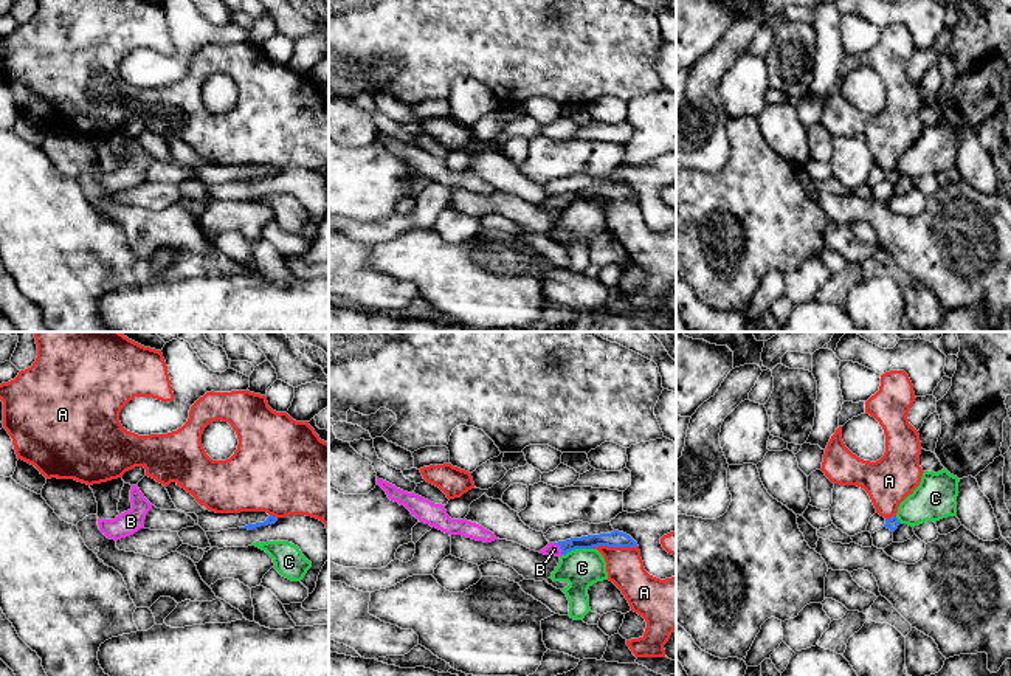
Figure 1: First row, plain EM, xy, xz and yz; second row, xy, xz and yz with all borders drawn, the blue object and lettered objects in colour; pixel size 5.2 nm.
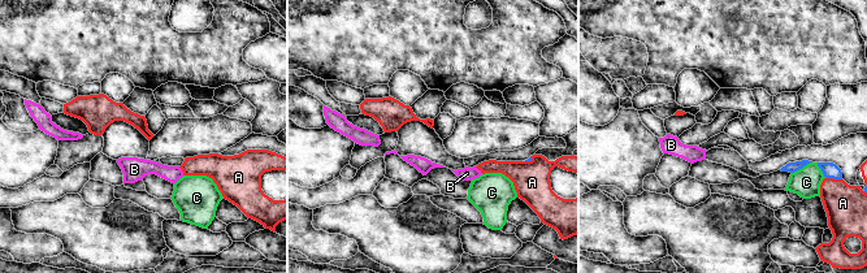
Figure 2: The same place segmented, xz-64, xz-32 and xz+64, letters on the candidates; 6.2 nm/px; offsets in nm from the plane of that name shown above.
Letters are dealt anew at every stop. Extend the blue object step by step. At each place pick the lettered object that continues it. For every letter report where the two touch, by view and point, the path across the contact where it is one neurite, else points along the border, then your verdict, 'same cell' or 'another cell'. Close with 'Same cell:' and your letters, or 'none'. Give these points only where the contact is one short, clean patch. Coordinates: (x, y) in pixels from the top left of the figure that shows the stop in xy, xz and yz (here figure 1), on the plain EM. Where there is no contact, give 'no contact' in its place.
A: contact xz (613, 199); another cell
B: contact xz (560, 200); way xz (590, 194), (560, 200), (554, 202); same cell
C: contact xz (576, 200); another cell
Same cell: B

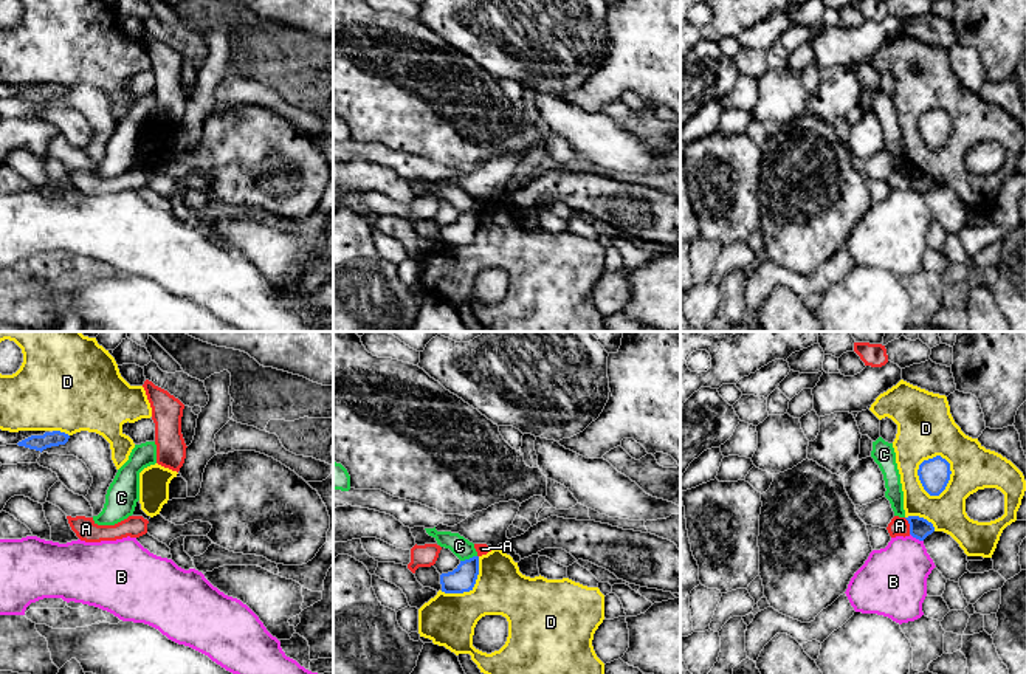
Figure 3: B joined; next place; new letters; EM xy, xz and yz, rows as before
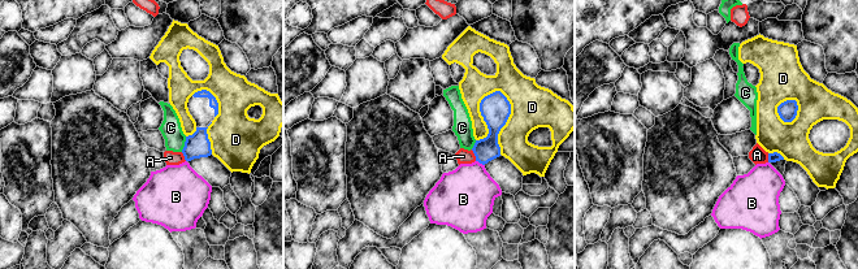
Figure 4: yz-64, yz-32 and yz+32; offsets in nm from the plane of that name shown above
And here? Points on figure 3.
A: contact yz (910, 178); another cell
B: contact yz (916, 191); border yz (910, 186), (922, 194); another cell
C: contact xz (470, 211); border xz (476, 208), (461, 214); another cell
D: contact yz (949, 132); another cell
Same cell: none

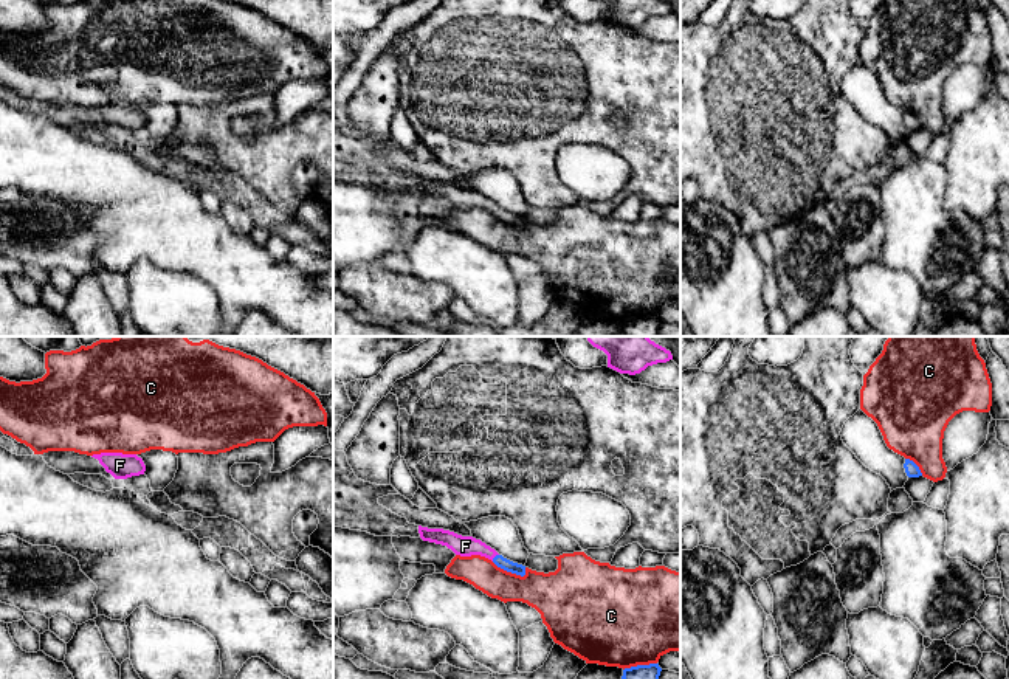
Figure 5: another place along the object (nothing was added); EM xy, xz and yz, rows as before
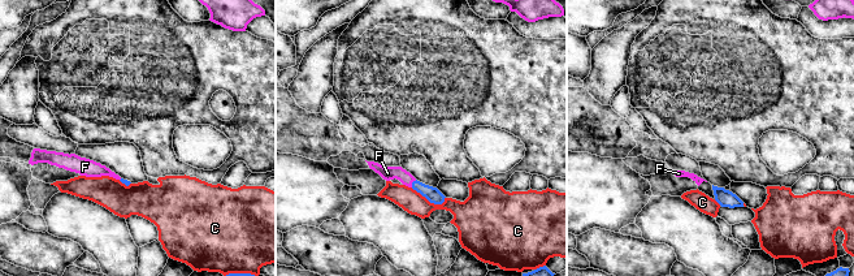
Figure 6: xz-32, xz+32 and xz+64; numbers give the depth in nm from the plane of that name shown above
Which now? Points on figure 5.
C: contact xz (509, 224); another cell
F: contact xz (495, 210); way xz (498, 213), (495, 210), (479, 200), (465, 199); same cell
Same cell: F

